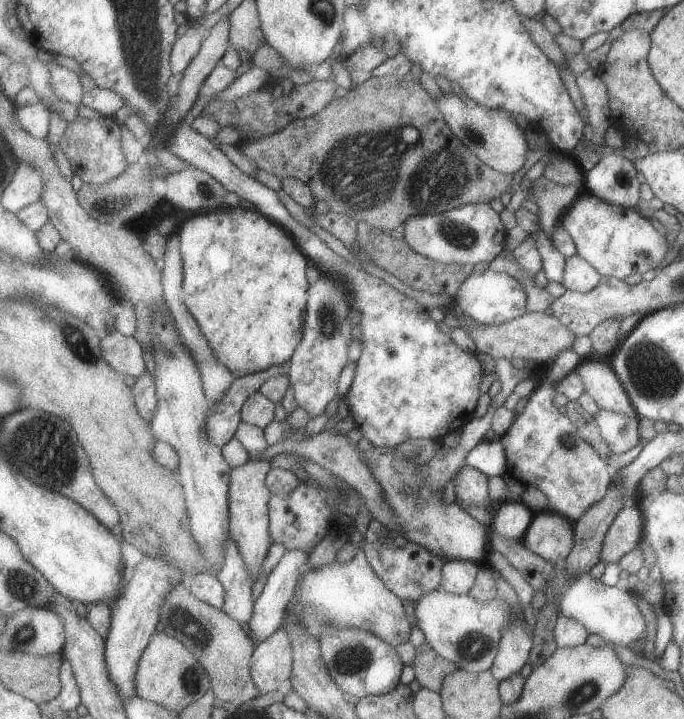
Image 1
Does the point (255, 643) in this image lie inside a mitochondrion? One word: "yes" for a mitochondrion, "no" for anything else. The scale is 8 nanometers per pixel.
no

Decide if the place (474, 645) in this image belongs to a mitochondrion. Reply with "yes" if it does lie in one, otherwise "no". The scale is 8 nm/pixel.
yes

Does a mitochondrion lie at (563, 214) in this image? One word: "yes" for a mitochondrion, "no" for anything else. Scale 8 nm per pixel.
no

